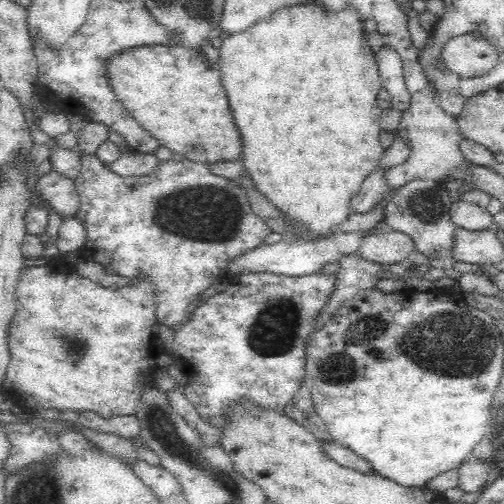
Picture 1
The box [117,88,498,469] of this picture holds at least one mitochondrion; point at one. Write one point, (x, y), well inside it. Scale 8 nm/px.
(451, 346)

